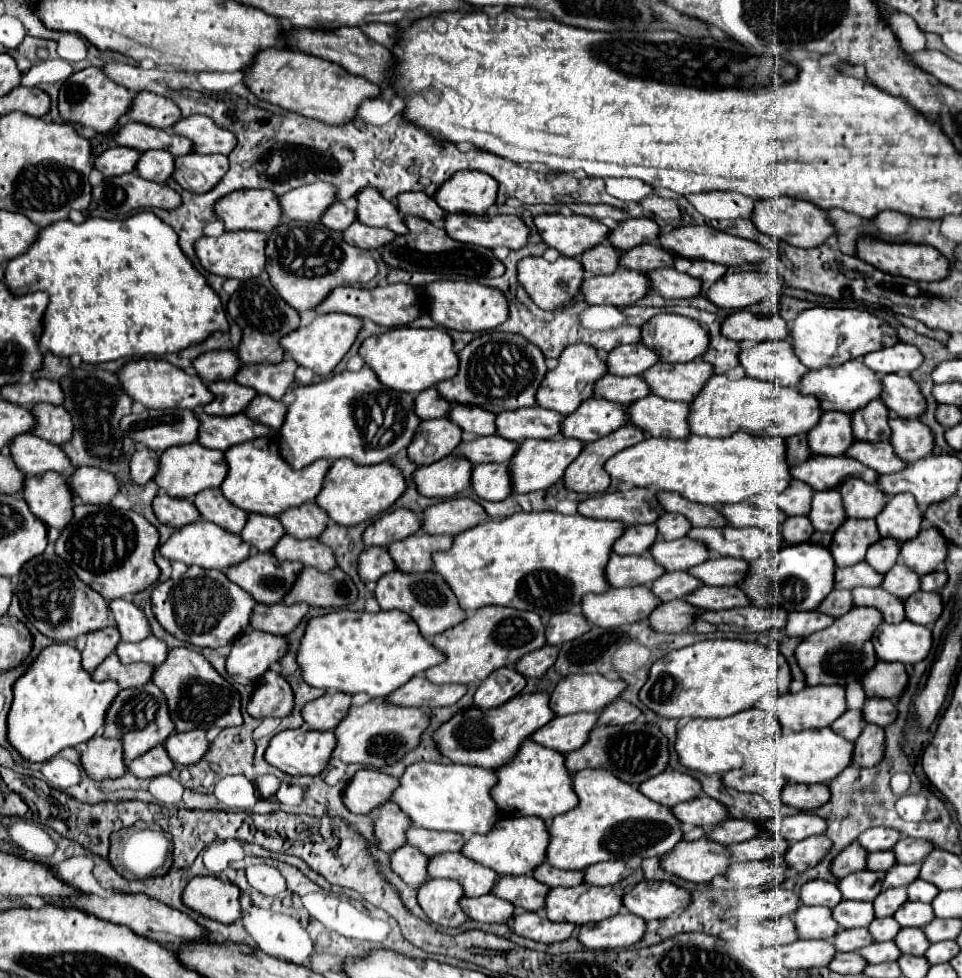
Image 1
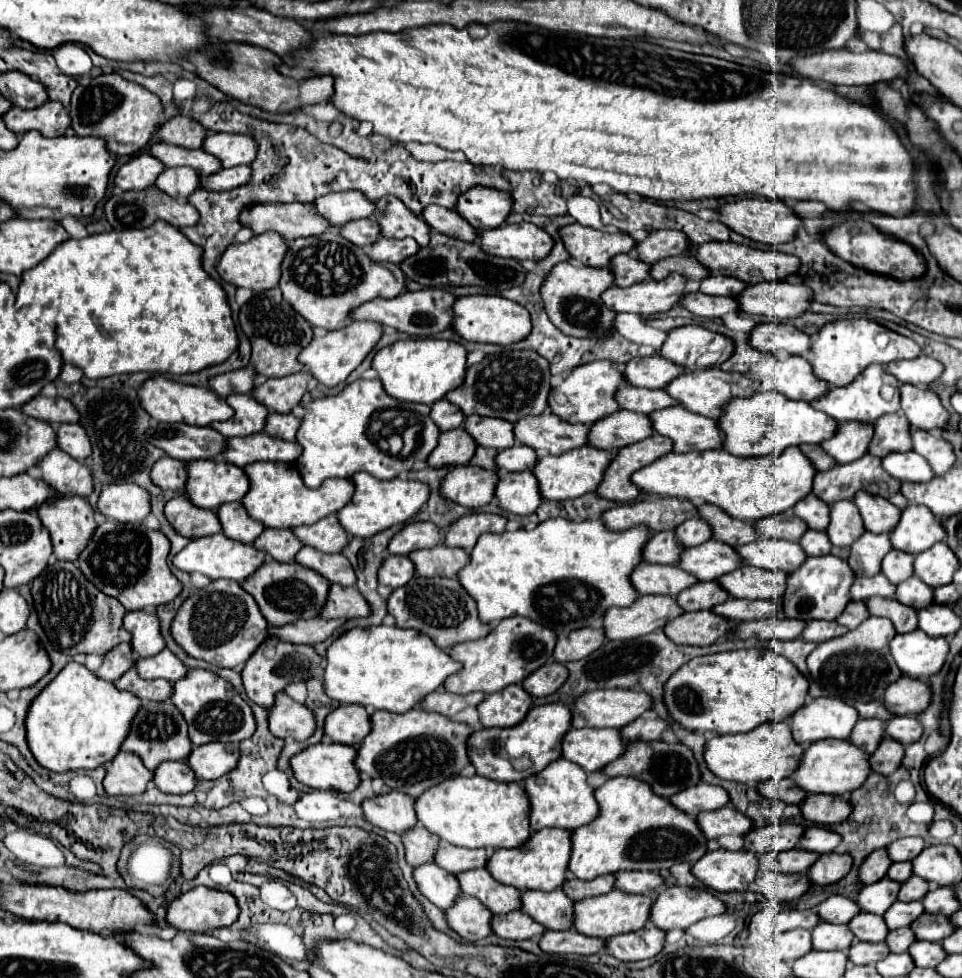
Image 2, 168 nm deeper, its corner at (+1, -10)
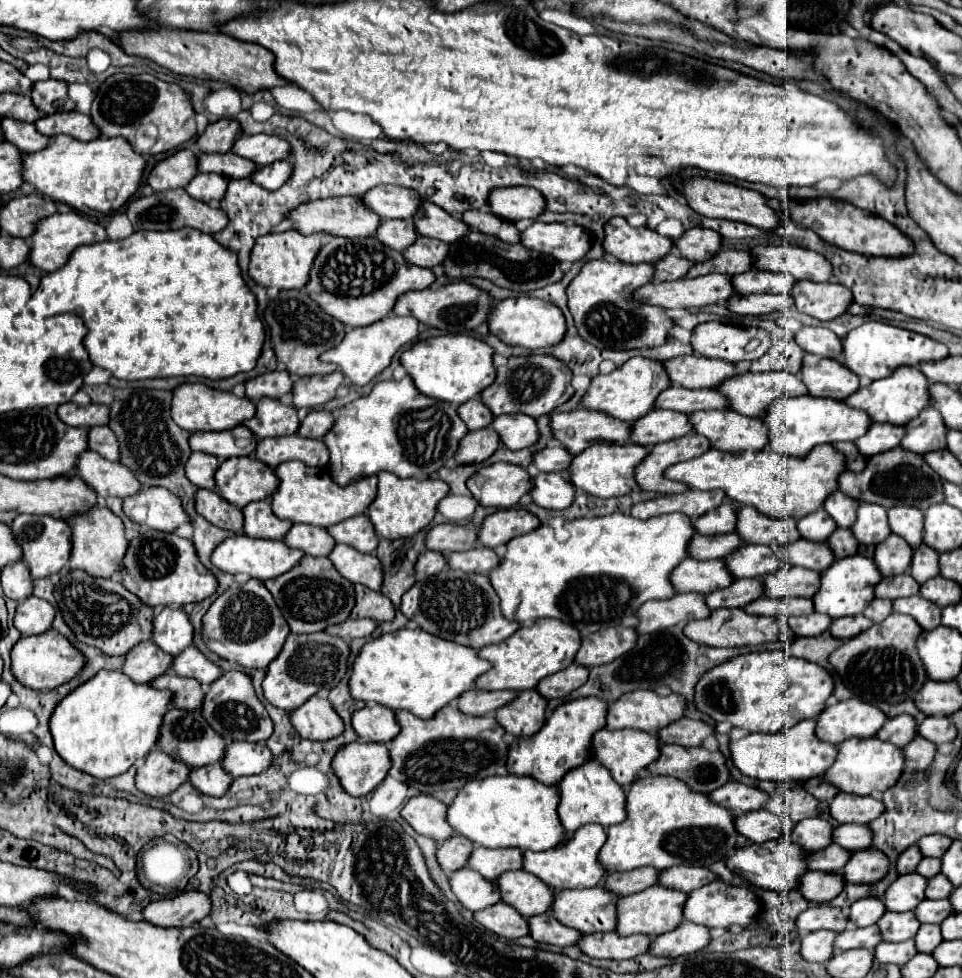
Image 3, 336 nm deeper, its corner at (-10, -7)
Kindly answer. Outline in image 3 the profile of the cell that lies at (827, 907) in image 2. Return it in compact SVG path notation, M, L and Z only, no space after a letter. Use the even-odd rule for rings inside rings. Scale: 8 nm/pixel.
M869 896L869 898L861 898L857 900L851 910L849 910L849 920L853 926L871 926L875 924L883 914L887 912L885 904L875 898L875 896Z

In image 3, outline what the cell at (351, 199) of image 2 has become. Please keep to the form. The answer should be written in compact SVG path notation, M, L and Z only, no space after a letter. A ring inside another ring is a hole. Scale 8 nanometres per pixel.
M375 186L363 196L363 202L373 208L383 220L413 218L413 212L423 204L419 192L401 186Z

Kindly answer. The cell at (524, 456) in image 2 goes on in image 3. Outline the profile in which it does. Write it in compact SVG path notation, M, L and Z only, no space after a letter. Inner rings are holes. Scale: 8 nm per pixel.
M549 446L549 448L543 448L541 452L535 454L535 462L533 464L541 472L567 472L571 460L573 460L573 454L567 448Z

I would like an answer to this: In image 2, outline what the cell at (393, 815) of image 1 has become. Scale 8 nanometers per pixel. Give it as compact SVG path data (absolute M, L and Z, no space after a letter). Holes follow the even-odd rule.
M416 825L410 831L402 833L402 843L406 849L408 865L416 867L434 857L434 851L438 849L440 839L436 835L432 835L428 829L424 829L422 825Z

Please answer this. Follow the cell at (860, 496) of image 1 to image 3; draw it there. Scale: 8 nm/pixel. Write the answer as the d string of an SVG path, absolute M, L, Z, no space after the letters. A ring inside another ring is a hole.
M897 506L897 508L889 508L889 526L895 534L899 534L901 538L905 538L913 548L917 548L917 544L921 544L921 528L923 528L923 512L919 512L917 508L911 506Z

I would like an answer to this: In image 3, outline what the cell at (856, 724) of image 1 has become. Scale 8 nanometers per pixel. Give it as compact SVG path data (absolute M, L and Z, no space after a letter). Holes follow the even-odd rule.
M909 714L889 718L885 722L885 726L877 734L879 740L891 742L891 744L895 744L899 748L905 748L905 744L909 744L909 740L913 740L915 736L917 736L917 722Z

